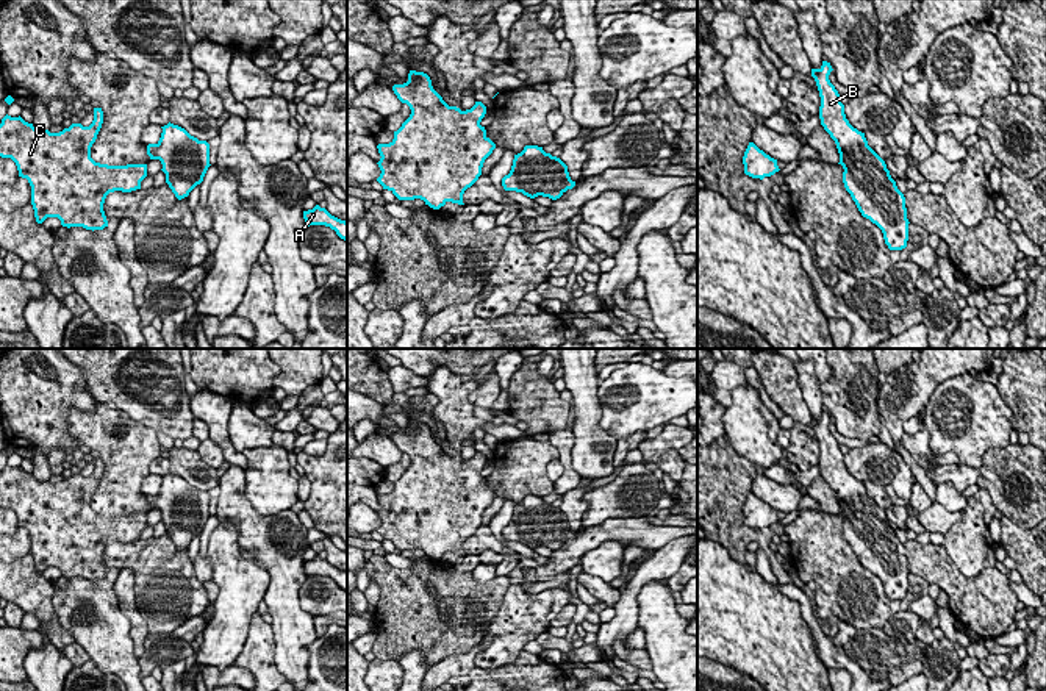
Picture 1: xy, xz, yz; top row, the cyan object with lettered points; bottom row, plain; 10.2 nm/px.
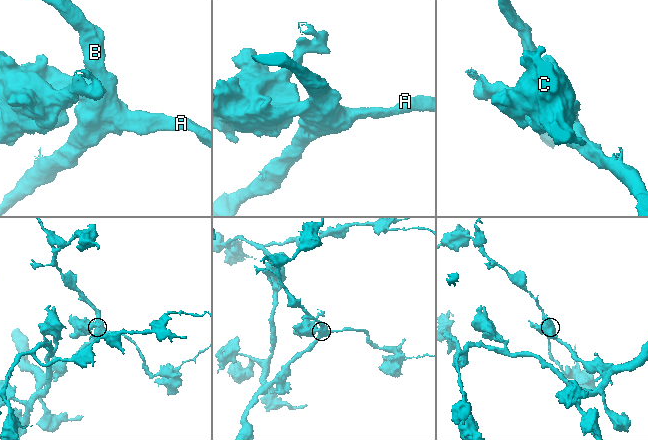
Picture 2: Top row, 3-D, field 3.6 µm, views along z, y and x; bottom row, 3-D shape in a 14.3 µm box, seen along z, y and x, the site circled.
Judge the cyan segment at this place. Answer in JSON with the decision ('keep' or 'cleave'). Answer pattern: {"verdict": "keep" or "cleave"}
{"verdict": "keep"}

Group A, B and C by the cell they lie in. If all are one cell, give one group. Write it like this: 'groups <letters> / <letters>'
groups A B C

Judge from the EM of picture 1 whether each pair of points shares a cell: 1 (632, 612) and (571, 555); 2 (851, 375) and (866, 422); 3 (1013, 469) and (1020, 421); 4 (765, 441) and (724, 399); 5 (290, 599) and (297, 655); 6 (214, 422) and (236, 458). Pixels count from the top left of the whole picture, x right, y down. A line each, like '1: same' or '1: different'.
1: different
2: same
3: different
4: different
5: same
6: same

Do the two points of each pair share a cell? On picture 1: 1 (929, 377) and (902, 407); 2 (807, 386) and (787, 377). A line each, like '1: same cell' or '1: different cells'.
1: same cell
2: different cells

